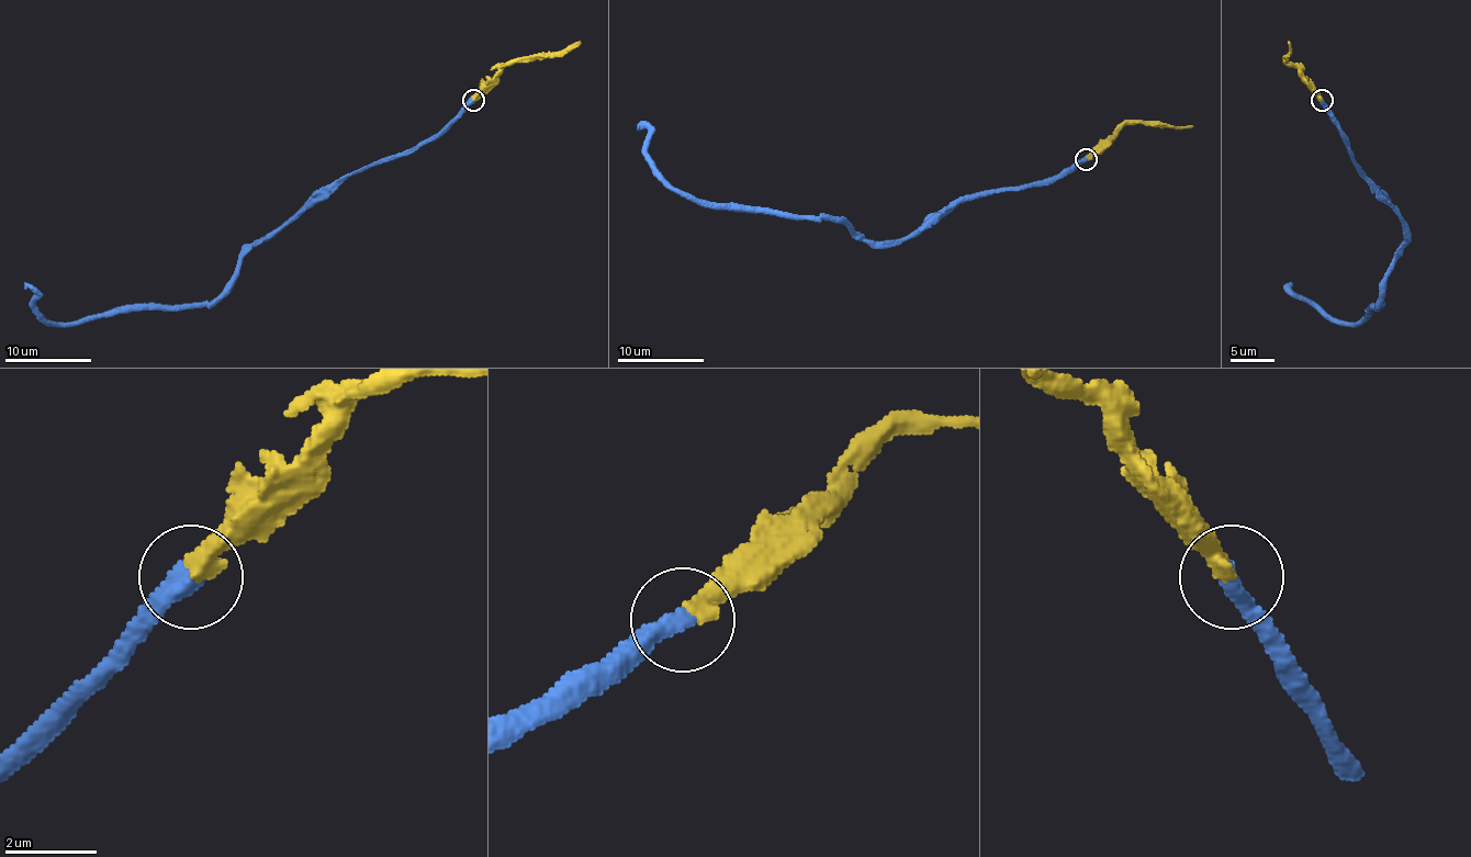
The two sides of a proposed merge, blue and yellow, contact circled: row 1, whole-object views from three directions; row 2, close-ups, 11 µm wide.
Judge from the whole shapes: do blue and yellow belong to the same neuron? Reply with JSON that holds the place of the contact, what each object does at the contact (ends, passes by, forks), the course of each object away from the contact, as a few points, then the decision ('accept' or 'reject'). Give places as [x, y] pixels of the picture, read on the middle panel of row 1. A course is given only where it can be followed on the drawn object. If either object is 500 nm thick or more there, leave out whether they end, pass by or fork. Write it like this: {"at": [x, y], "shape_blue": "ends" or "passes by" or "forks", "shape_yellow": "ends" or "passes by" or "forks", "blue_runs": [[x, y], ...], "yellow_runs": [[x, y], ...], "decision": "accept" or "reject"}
{"at": [1086, 159], "shape_blue": "ends", "shape_yellow": "ends", "blue_runs": [[1086, 158], [1052, 178], [981, 191], [897, 240], [867, 240], [821, 217], [684, 198], [637, 124]], "yellow_runs": [[1086, 158], [1123, 126], [1192, 126]], "decision": "accept"}

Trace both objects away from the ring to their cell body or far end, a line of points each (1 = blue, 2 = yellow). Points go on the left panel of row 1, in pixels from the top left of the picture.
1: (473, 100), (413, 148), (322, 187), (242, 259), (235, 279), (209, 302), (118, 308), (51, 324), (24, 282)
2: (473, 100), (478, 91), (511, 61), (556, 57), (580, 42)

